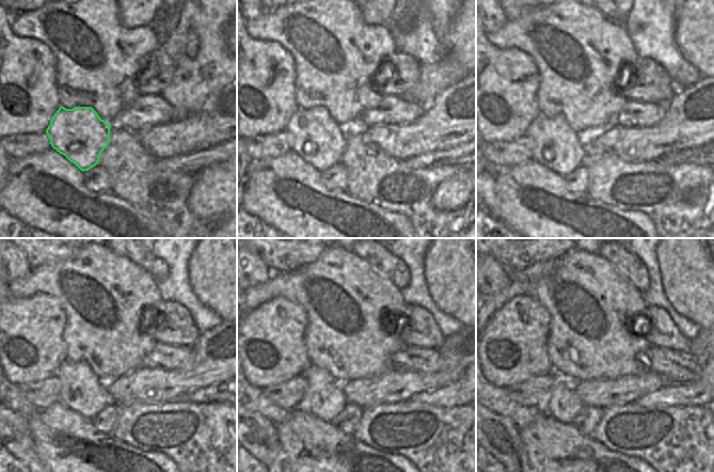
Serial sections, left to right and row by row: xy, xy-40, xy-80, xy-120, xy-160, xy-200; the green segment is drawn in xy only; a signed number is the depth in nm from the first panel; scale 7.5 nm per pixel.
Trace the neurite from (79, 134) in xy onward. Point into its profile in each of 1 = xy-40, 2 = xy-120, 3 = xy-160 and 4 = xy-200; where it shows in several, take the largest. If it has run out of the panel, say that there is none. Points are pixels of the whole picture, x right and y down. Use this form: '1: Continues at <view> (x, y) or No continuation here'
1: Continues at xy-40 (318, 139)
2: Continues at xy-120 (80, 390)
3: Continues at xy-160 (323, 398)
4: Continues at xy-200 (565, 405).

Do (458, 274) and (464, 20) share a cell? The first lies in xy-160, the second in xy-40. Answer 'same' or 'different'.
same

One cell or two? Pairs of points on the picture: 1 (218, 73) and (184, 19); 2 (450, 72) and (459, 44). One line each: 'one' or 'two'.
1: one
2: two

